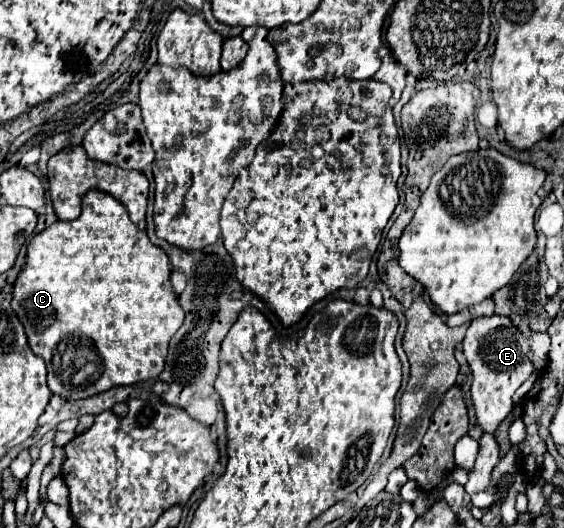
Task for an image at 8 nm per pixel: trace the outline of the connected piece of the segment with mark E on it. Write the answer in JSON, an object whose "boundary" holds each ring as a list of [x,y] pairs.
{"boundary":[[[481,316],[475,318],[461,342],[463,354],[473,372],[471,398],[477,412],[477,424],[485,432],[495,432],[497,426],[513,410],[513,394],[535,372],[531,362],[531,346],[523,332],[507,320],[507,316]]]}

